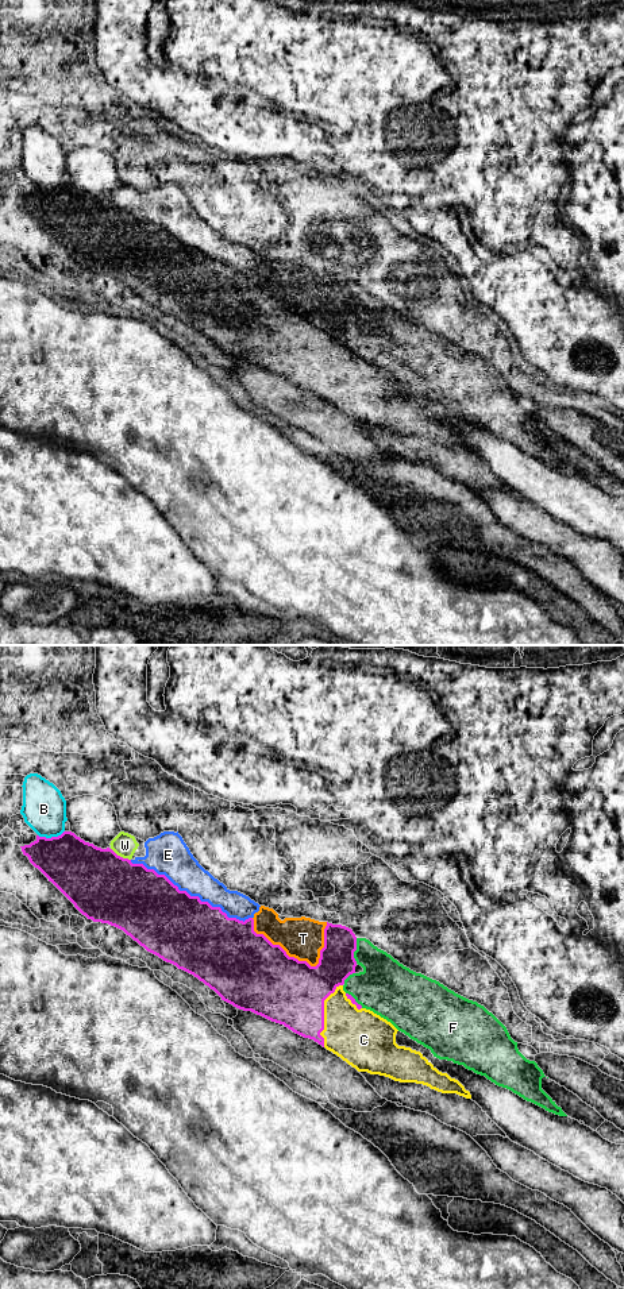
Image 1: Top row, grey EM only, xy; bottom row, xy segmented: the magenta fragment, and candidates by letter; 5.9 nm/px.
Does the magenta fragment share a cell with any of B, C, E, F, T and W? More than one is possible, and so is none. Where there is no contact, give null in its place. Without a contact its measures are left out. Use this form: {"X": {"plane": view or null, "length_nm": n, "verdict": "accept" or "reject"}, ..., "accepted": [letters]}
{"B": {"plane": "xy", "length_nm": 160, "verdict": "reject"}, "C": {"plane": "xy", "length_nm": 400, "verdict": "accept"}, "E": {"plane": "xy", "length_nm": 800, "verdict": "reject"}, "F": {"plane": "xy", "length_nm": 150, "verdict": "reject"}, "T": {"plane": "xy", "length_nm": 480, "verdict": "reject"}, "W": {"plane": "xy", "length_nm": 140, "verdict": "reject"}, "accepted": ["C"]}

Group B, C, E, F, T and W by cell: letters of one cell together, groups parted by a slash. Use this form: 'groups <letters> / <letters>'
groups B / C / E W / F T

